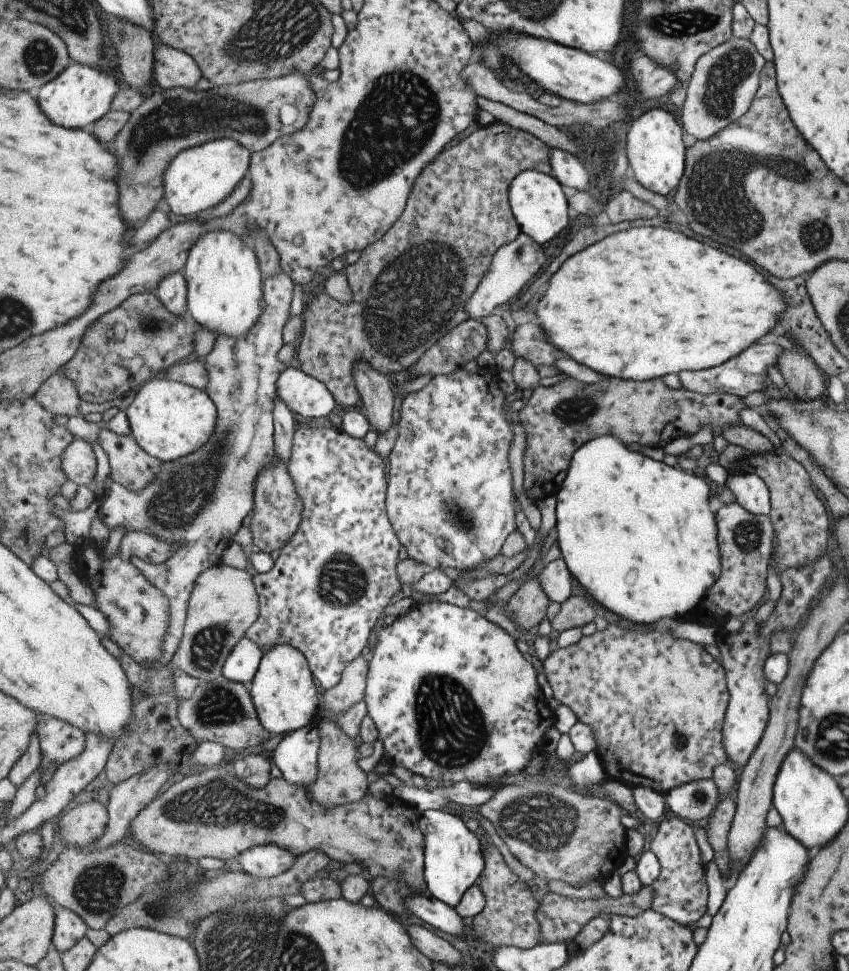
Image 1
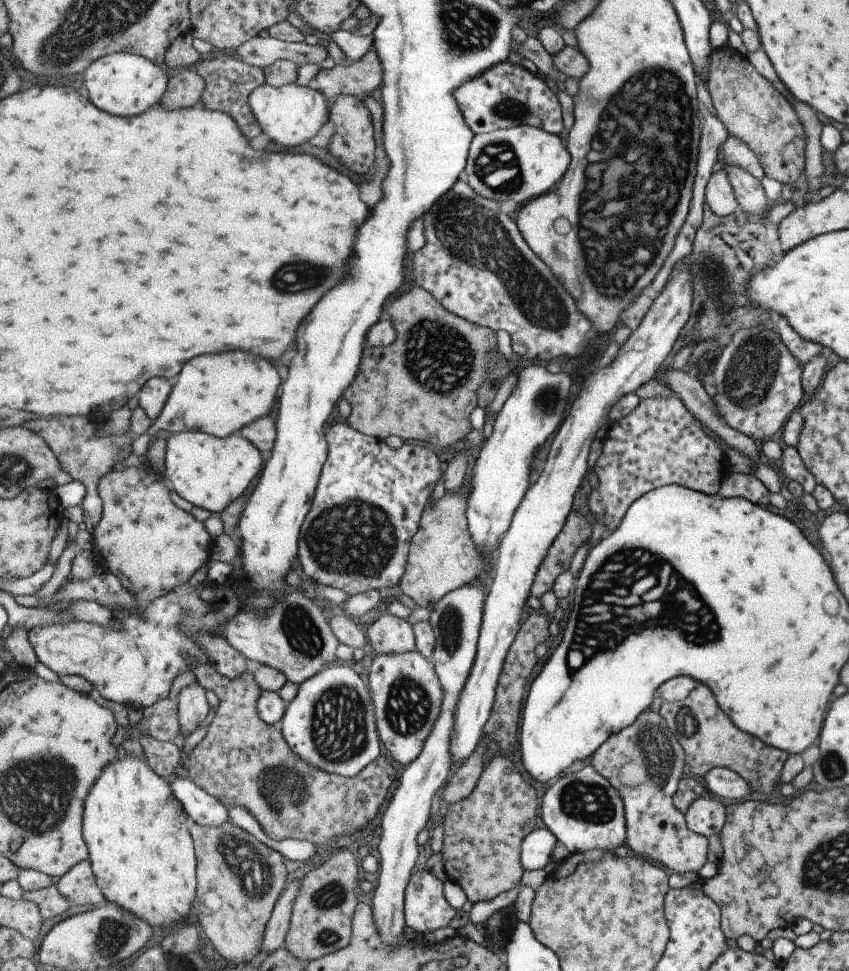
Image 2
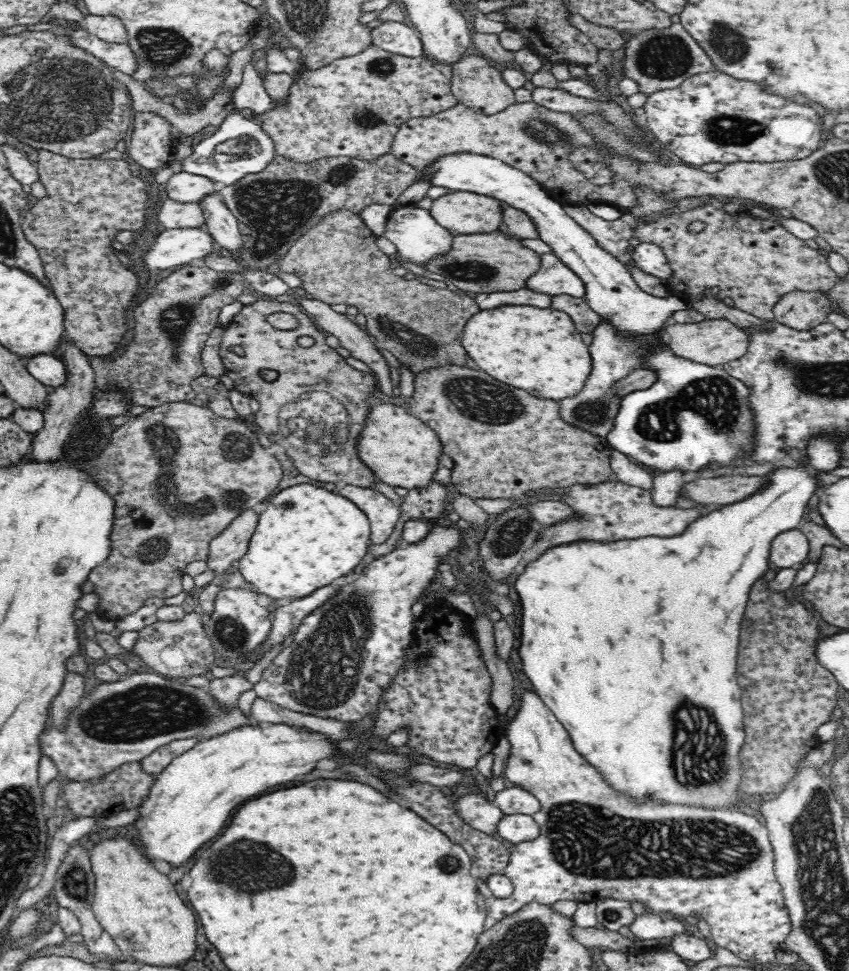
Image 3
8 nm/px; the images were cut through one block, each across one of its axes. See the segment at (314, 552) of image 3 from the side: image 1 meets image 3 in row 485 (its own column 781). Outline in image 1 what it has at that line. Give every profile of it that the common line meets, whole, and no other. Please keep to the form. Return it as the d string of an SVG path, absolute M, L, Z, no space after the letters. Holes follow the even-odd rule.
M629 228L625 232L611 234L611 236L603 238L601 242L595 242L593 246L587 246L581 252L573 254L549 278L545 298L541 298L541 302L535 308L535 312L539 316L539 326L545 332L547 342L553 344L559 354L565 352L565 358L571 358L573 362L587 366L601 376L619 378L619 380L627 380L627 382L661 380L665 374L679 374L681 370L699 370L699 368L709 370L713 366L721 366L729 358L735 358L735 354L753 346L757 342L757 338L761 338L765 332L769 332L773 326L777 326L783 320L783 316L781 316L783 310L785 310L785 302L783 302L781 294L761 276L761 272L755 272L749 264L741 262L739 258L723 254L721 250L709 248L707 244L699 244L681 232L671 232L665 228Z

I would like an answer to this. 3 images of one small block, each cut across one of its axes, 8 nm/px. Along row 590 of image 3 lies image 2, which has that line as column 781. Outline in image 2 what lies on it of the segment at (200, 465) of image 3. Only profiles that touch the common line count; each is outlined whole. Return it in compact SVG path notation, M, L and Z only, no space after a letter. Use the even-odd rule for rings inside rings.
M729 46L711 52L707 90L711 96L713 108L717 112L717 118L727 128L727 136L737 136L761 158L761 174L765 174L767 178L773 178L781 184L793 184L797 180L797 176L801 174L801 170L805 170L805 130L803 130L803 124L797 118L793 106L763 76L759 76L753 70L753 66L745 60L745 56L741 56L739 52L735 52Z

